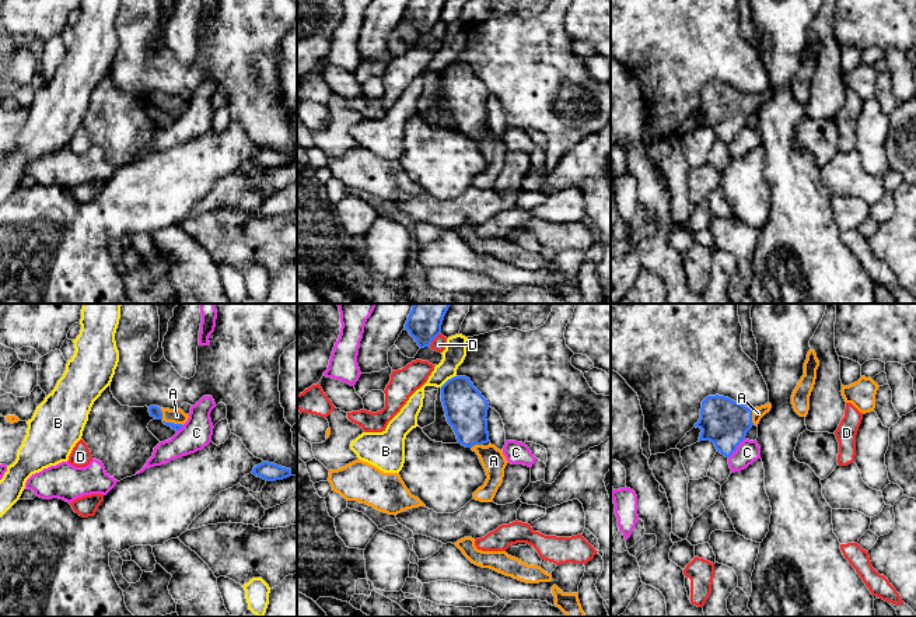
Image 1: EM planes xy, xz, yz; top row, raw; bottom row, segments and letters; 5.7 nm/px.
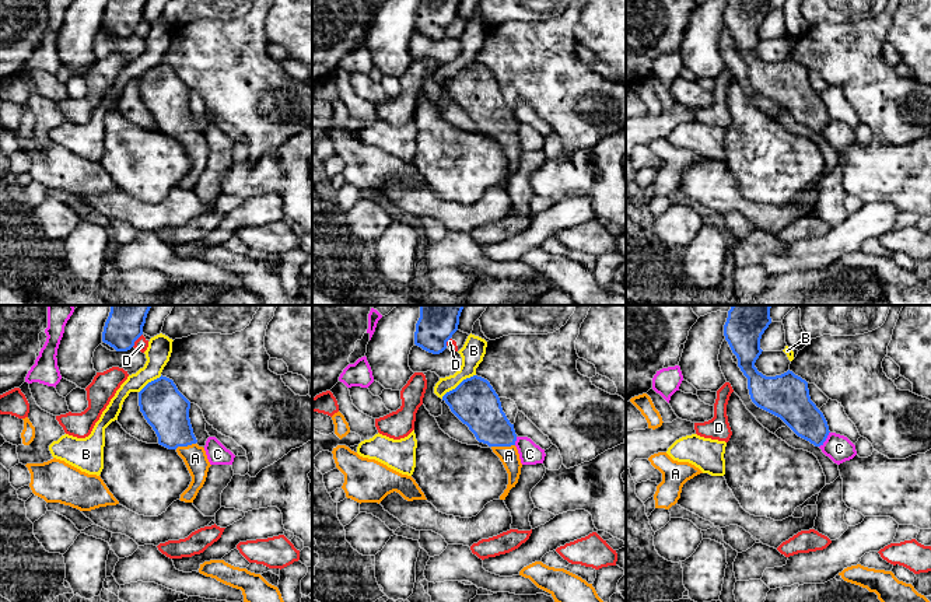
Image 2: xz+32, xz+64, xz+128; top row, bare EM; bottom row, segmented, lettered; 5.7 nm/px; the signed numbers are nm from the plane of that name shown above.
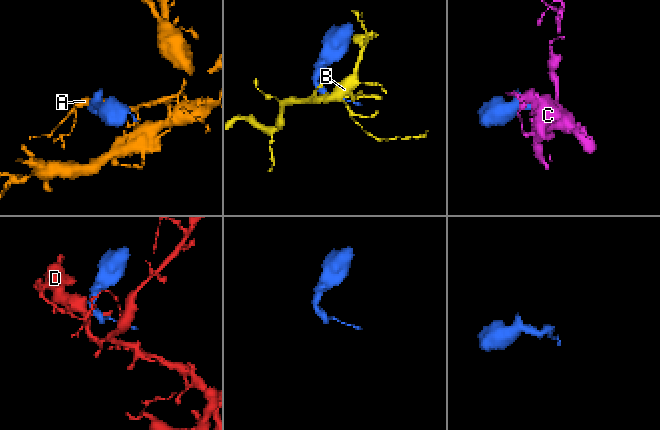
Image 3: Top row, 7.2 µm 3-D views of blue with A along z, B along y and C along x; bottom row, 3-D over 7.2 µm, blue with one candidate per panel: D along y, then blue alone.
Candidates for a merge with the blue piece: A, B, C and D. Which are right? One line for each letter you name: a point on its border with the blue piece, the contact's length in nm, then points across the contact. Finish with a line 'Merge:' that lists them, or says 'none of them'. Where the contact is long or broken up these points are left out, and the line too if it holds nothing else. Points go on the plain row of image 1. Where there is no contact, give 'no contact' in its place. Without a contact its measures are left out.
A: meets blue in yz at (751, 102); contact 90 nm long; runs through yz (723, 108), (751, 102), (758, 100)
Merge: A

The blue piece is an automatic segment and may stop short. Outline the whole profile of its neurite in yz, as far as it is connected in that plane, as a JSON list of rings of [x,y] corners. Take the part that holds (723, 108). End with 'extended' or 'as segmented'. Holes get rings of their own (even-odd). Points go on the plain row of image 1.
[[[707,83],[702,88],[700,105],[695,111],[702,116],[699,129],[710,127],[717,139],[730,144],[752,112],[758,112],[770,95],[770,90],[749,95],[724,83]]]; extended

